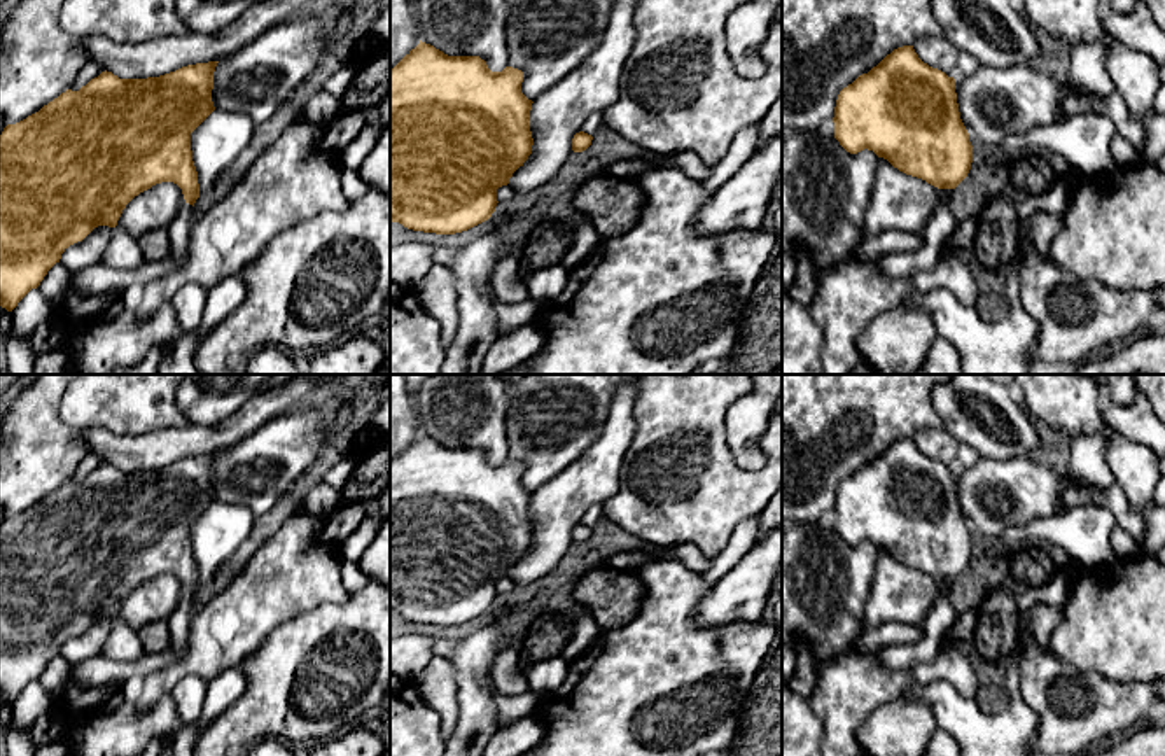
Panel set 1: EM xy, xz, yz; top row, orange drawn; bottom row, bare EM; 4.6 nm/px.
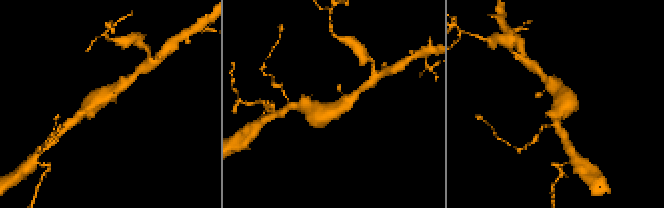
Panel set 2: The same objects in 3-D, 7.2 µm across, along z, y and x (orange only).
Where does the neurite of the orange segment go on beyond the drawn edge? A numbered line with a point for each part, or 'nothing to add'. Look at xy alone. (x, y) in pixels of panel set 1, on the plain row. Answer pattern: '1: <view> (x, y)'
1: xy (98, 671)

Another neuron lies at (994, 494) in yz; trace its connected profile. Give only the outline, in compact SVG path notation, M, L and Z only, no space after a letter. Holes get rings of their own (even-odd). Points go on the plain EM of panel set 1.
M1029 457L980 458L971 467L955 469L955 485L960 511L969 527L980 534L999 539L1009 527L1027 525L1032 520L1053 518L1067 513L1058 502L1071 488L1093 488L1083 481L1071 481L1067 471L1057 474L1048 466Z

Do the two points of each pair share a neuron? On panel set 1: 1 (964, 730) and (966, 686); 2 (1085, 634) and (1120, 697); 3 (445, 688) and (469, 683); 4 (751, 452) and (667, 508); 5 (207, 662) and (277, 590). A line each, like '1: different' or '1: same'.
1: different
2: different
3: different
4: different
5: same

